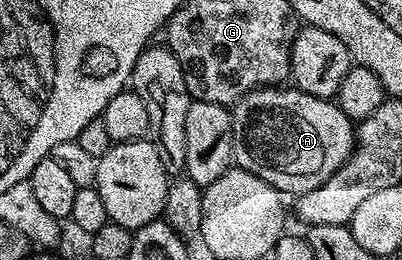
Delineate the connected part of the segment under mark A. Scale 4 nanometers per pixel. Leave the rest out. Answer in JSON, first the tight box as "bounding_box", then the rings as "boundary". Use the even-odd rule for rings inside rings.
{"bounding_box":[230,85,355,197],"boundary":[[[276,85],[274,87],[256,87],[247,95],[240,95],[239,100],[230,108],[233,121],[234,166],[242,171],[261,177],[279,192],[291,197],[298,197],[309,189],[317,189],[351,156],[355,145],[355,127],[353,121],[339,107],[338,102],[321,97],[313,97],[300,91],[294,85]]]}

